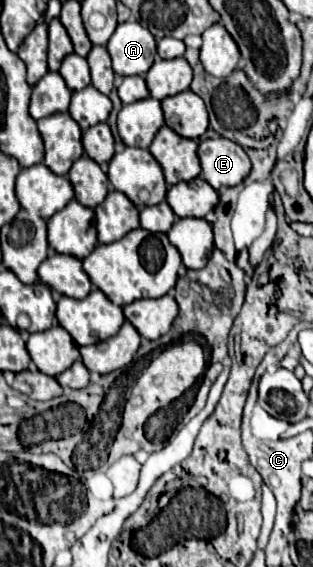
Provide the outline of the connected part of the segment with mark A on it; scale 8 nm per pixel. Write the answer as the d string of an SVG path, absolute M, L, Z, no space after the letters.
M138 22L118 24L106 48L112 58L112 68L120 76L146 74L156 56L154 36Z

